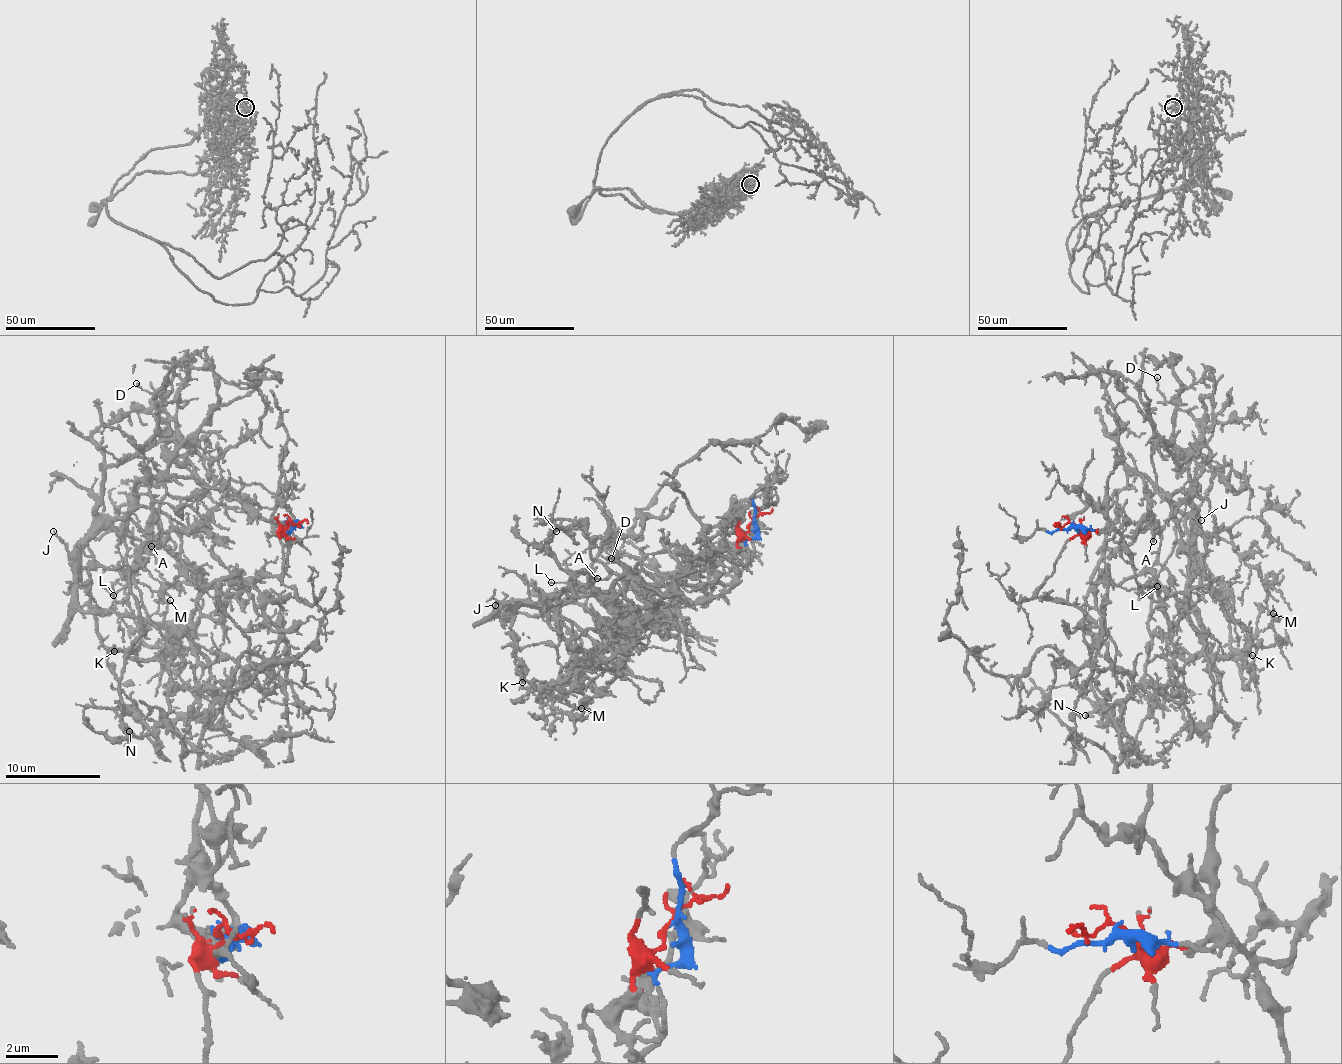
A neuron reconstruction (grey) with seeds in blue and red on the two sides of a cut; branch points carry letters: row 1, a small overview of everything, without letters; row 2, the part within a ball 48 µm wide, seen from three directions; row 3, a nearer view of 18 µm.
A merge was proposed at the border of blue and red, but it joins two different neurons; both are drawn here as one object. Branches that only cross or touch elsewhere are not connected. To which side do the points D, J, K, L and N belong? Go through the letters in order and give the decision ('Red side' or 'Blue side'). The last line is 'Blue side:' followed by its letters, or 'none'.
D: Red side
J: Red side
K: Red side
L: Blue side
N: Blue side
Blue side: L, N

